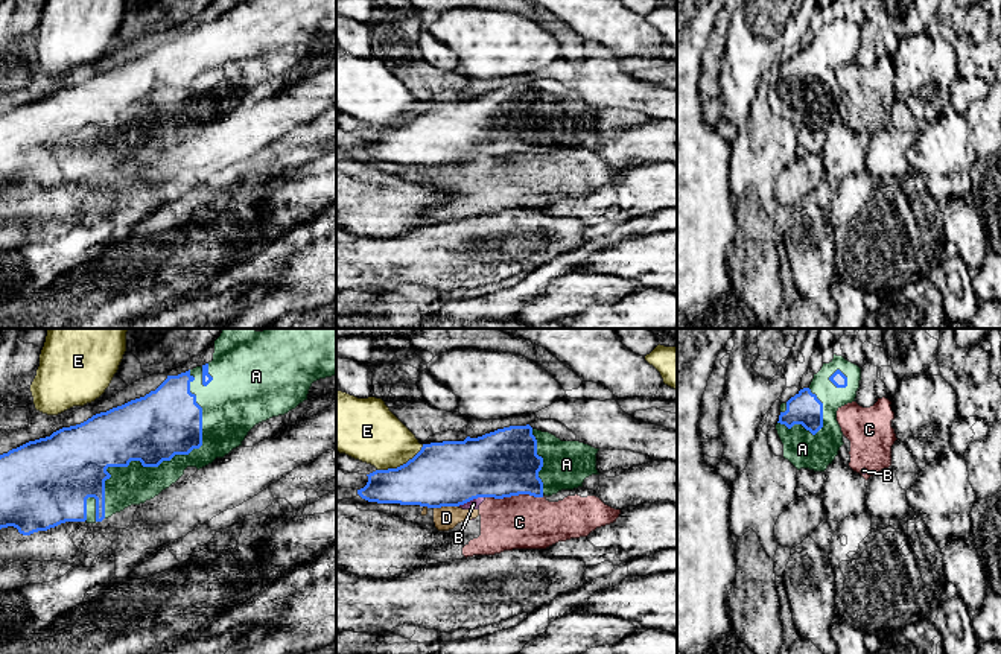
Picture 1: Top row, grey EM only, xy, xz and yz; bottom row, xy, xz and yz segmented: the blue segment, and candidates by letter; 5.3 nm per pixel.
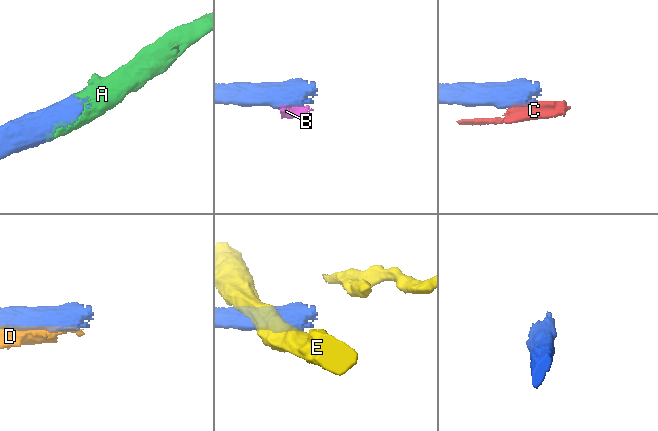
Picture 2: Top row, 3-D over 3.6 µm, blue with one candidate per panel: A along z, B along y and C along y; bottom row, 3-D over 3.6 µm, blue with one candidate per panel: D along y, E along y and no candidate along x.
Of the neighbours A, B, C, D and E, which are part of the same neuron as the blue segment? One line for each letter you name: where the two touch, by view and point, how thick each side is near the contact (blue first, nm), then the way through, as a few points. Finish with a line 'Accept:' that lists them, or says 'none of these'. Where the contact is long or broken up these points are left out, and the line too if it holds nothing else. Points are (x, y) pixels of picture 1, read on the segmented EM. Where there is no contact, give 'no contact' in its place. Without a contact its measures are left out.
A: meets blue in xy at (166, 460); 360 nm thick on the blue side, 200 nm on the other
Accept: A

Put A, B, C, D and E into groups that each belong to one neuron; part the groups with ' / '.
A / B C D / E

